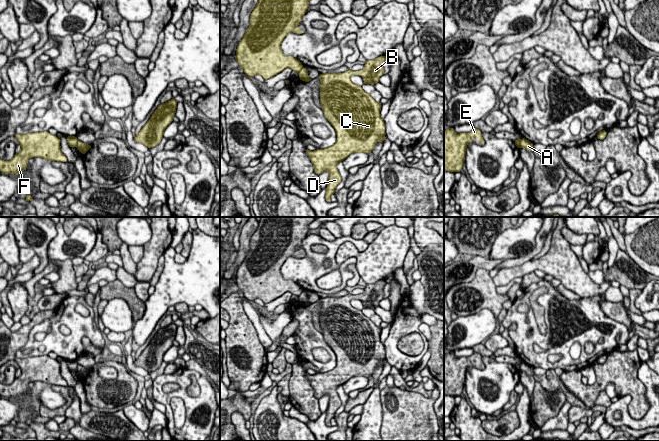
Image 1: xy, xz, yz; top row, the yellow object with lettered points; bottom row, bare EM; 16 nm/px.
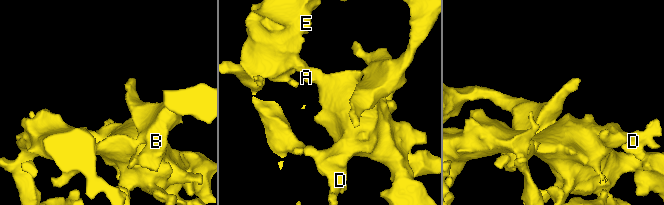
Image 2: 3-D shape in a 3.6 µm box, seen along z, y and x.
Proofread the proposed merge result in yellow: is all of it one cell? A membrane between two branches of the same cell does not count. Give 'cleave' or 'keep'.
cleave

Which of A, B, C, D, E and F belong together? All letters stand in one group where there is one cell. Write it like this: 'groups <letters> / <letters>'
groups A B C D / E F

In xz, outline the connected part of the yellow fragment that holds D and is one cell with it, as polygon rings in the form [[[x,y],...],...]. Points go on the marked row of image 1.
[[[380,56],[373,60],[365,62],[364,69],[359,71],[347,70],[346,72],[335,74],[333,72],[320,74],[320,103],[326,119],[332,124],[336,130],[336,143],[325,149],[317,149],[310,151],[306,149],[306,154],[314,166],[315,173],[320,175],[324,171],[329,172],[328,184],[325,199],[331,202],[331,195],[335,193],[336,187],[341,182],[342,178],[337,169],[337,164],[343,161],[350,154],[358,153],[372,153],[375,144],[378,141],[382,143],[385,140],[385,124],[381,118],[380,110],[381,103],[376,102],[369,93],[351,81],[353,75],[358,74],[364,78],[365,84],[375,84],[379,82],[379,78],[384,75],[383,64],[387,57]]]

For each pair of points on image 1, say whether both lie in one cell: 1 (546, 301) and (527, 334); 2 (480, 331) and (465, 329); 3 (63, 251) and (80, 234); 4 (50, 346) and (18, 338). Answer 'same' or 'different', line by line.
1: same
2: same
3: same
4: different

